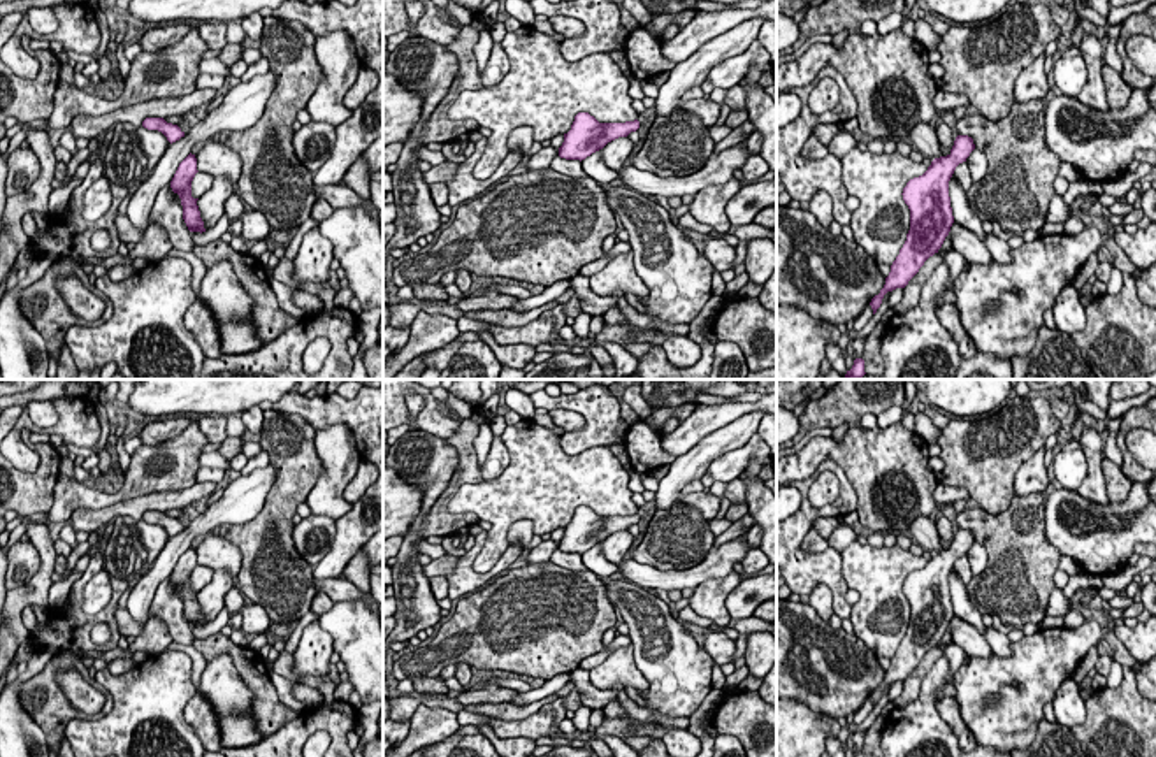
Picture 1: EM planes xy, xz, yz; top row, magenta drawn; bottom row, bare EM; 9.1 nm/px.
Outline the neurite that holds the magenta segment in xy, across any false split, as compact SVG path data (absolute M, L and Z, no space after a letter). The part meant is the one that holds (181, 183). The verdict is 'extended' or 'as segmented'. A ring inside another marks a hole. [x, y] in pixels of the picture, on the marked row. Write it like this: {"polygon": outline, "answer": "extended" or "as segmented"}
{"polygon": "M188 155L177 167L170 188L179 195L183 205L183 220L190 232L206 232L204 221L200 218L200 211L197 205L199 198L191 197L191 181L197 174L197 158L195 155Z", "answer": "as segmented"}

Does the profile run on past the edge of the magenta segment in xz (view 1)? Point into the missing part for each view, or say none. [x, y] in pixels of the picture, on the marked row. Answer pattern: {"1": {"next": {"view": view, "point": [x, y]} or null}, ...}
{"1": {"next": null}}

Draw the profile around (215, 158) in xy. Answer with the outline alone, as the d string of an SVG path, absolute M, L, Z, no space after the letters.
M213 137L206 141L204 148L195 155L195 158L199 172L206 172L214 179L225 177L237 184L242 160L235 151L223 146L218 139Z

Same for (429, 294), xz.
M441 283L415 286L413 292L415 299L420 299L423 304L446 302L450 297Z

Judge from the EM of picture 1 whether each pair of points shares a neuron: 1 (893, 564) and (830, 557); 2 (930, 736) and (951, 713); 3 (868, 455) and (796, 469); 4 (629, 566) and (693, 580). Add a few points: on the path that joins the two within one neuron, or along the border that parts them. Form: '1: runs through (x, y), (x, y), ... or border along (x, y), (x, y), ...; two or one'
1: border along (838, 554), (842, 576), (849, 587); two
2: border along (944, 696), (937, 703), (937, 712), (958, 738); two
3: runs through (851, 454), (835, 450), (817, 450), (814, 454); one
4: runs through (645, 576), (677, 578); one

